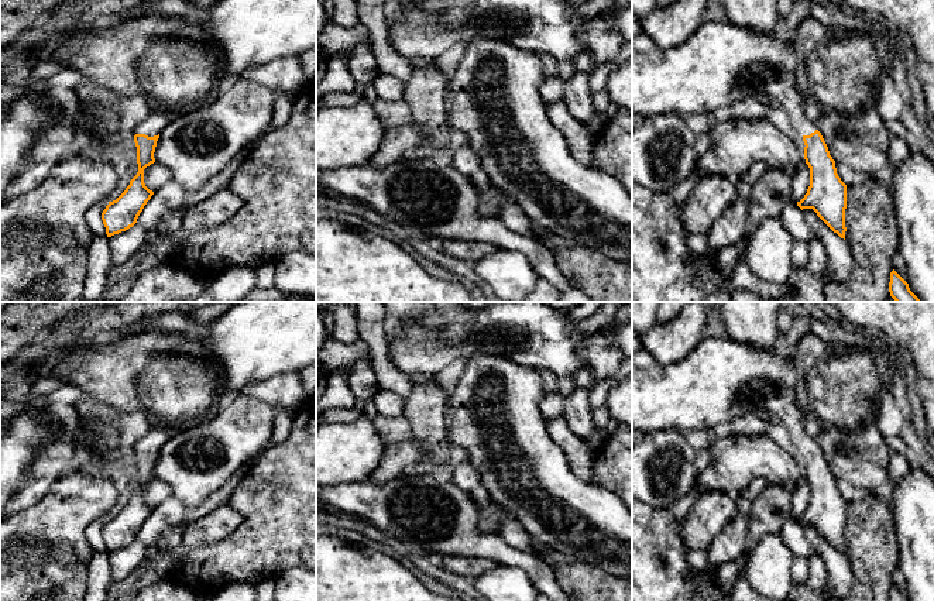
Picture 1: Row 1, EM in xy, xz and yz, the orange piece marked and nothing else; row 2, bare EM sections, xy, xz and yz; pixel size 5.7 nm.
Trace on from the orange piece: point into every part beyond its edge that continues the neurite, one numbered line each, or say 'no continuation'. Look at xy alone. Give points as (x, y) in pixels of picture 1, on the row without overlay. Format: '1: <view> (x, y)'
1: xy (157, 436)

